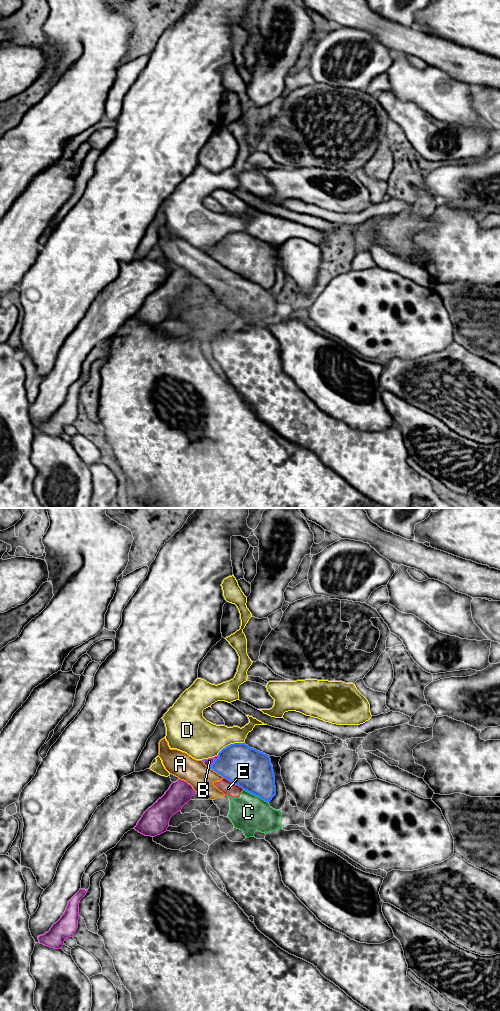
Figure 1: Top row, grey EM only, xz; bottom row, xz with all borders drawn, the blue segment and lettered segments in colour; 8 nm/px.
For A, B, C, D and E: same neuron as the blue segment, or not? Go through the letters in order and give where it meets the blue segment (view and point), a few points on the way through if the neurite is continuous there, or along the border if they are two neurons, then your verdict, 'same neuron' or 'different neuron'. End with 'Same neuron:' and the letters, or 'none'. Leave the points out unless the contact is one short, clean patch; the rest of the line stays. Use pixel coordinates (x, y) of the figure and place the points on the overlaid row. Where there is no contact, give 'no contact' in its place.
A: meets blue in xz at (216, 772); border along xz (209, 768), (223, 777); different neuron
B: meets blue in xz at (214, 761); different neuron
C: meets blue in xz at (255, 795); border along xz (243, 789), (267, 802); different neuron
D: meets blue in xz at (230, 744); different neuron
E: meets blue in xz at (233, 783); border along xz (223, 777), (243, 789); different neuron
Same neuron: none

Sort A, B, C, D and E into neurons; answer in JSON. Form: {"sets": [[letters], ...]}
{"sets": [["A", "C", "E"], ["B"], ["D"]]}

